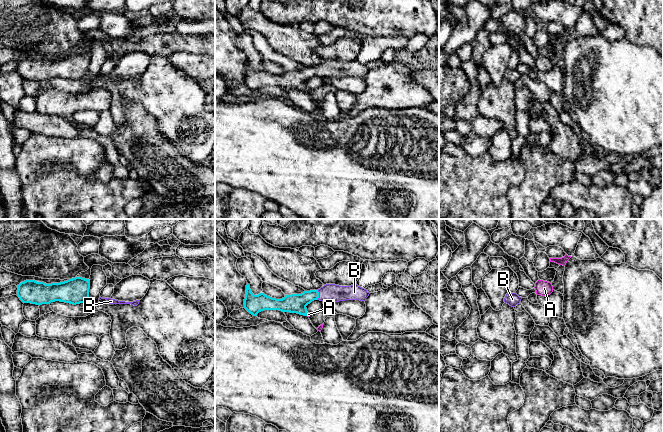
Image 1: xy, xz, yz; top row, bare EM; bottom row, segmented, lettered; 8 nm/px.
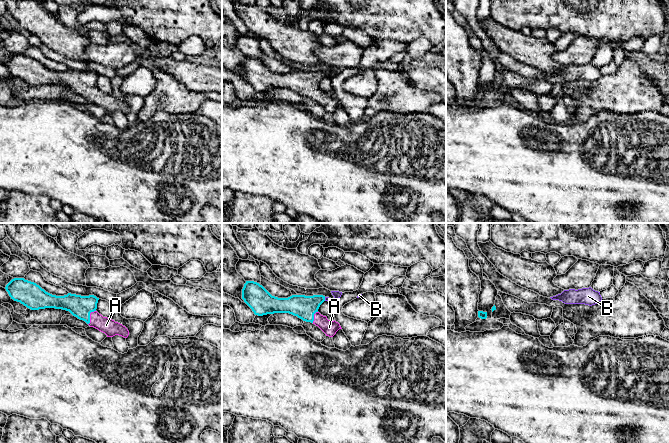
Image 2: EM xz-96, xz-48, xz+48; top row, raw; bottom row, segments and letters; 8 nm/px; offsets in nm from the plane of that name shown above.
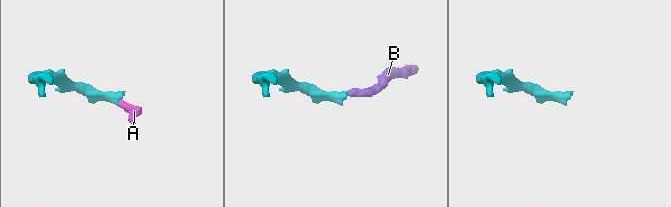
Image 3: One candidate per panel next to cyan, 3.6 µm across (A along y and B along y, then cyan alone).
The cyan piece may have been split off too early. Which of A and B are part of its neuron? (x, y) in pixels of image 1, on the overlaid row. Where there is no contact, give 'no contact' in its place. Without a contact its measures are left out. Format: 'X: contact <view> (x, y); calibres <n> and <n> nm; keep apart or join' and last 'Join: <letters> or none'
A: contact xz (306, 314); calibres 160 and 30 nm; join
B: contact xz (318, 295); calibres 160 and 140 nm; join
Join: A, B

